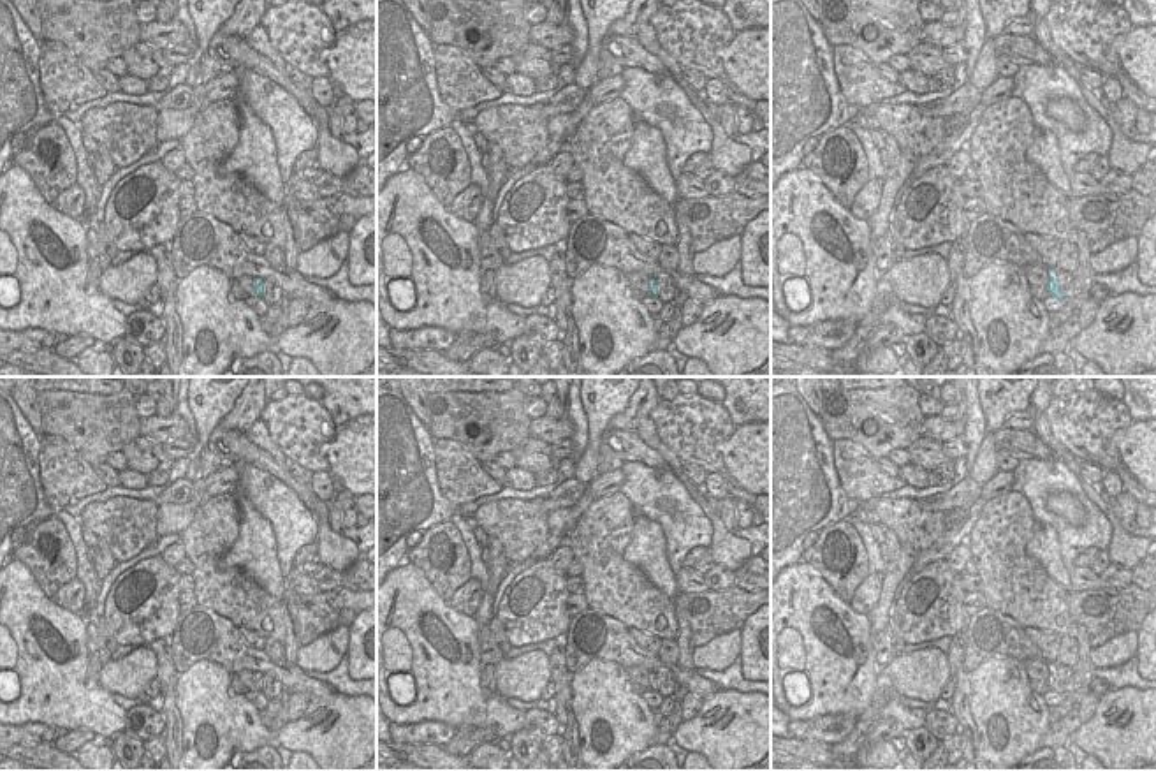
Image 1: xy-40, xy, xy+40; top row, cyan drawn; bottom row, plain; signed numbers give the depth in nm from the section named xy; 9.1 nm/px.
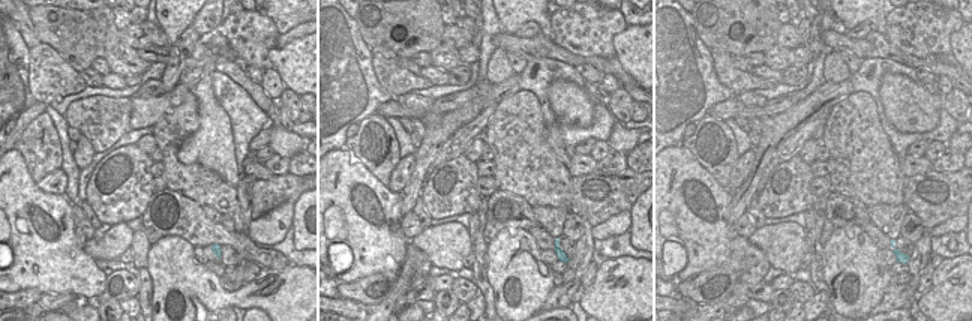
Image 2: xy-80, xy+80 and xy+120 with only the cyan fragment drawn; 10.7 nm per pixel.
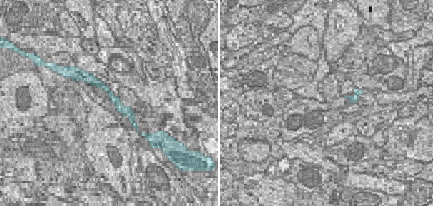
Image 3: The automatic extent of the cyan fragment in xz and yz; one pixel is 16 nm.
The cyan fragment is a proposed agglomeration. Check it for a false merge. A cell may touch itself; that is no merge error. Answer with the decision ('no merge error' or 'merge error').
no merge error

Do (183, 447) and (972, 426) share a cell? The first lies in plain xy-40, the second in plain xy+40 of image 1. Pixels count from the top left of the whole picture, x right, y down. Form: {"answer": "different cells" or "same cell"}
{"answer": "different cells"}

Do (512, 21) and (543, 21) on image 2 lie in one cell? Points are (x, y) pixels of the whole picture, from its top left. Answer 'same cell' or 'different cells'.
same cell

